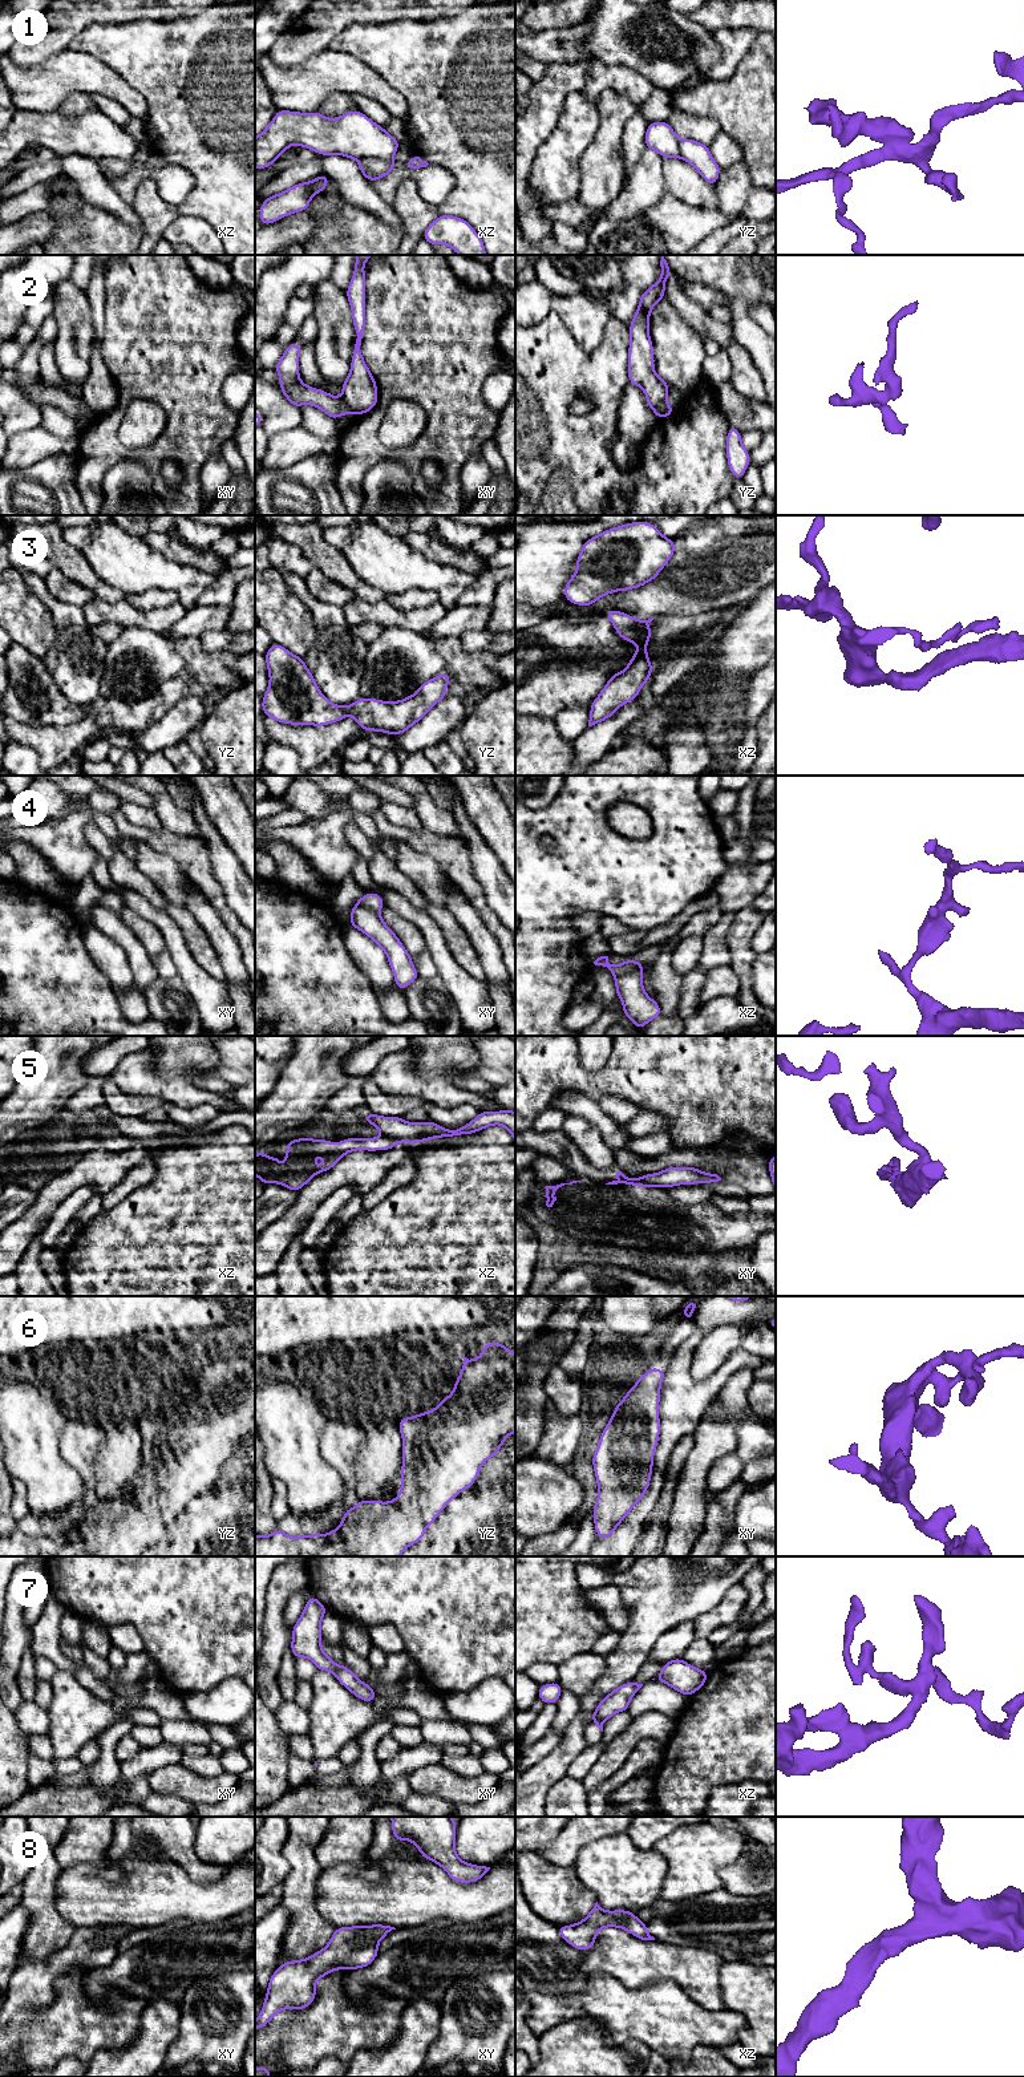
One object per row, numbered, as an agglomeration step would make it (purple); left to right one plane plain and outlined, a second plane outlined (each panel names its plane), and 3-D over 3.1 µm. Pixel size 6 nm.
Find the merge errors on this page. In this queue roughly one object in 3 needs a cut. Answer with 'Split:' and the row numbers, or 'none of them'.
Split: 1, 2, 4, 5

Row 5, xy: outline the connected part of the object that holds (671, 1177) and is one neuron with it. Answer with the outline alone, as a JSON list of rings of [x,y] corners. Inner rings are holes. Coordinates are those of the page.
[[[667,1167],[655,1174],[641,1175],[640,1179],[653,1187],[673,1187],[679,1185],[715,1183],[721,1181],[717,1174],[704,1173],[696,1167]]]

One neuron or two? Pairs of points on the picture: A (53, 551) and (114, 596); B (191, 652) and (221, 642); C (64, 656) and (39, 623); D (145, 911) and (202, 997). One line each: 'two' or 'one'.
A: one
B: two
C: two
D: one

